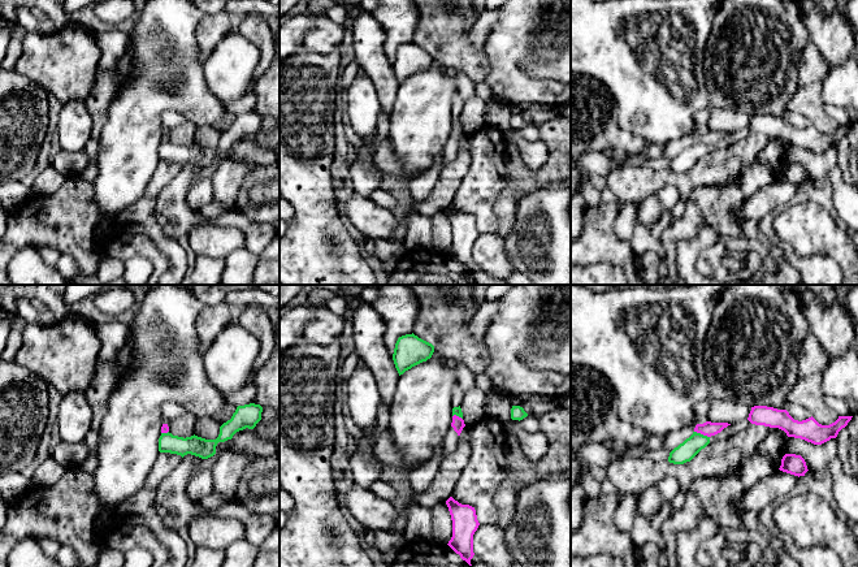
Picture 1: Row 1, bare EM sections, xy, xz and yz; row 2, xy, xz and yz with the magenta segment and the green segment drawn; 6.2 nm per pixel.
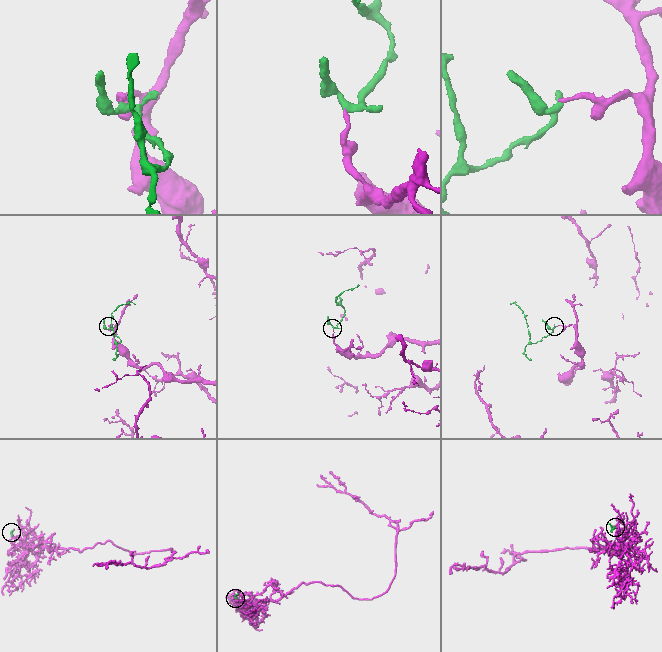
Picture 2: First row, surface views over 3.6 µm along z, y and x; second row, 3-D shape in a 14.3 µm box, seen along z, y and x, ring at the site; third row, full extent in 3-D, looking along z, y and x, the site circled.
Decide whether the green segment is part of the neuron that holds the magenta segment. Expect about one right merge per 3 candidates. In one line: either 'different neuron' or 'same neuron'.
different neuron

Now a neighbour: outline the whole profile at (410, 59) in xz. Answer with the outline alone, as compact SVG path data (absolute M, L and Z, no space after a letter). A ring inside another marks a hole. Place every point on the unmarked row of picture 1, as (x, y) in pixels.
M413 42L399 46L393 62L393 69L399 85L430 68L433 61L434 55Z

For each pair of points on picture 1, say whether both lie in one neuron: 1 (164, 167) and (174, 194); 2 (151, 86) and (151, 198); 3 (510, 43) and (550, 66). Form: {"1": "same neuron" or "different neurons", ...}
{"1": "different neurons", "2": "different neurons", "3": "different neurons"}

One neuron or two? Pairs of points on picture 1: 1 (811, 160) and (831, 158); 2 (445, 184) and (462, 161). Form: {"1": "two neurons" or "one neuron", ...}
{"1": "one neuron", "2": "one neuron"}

